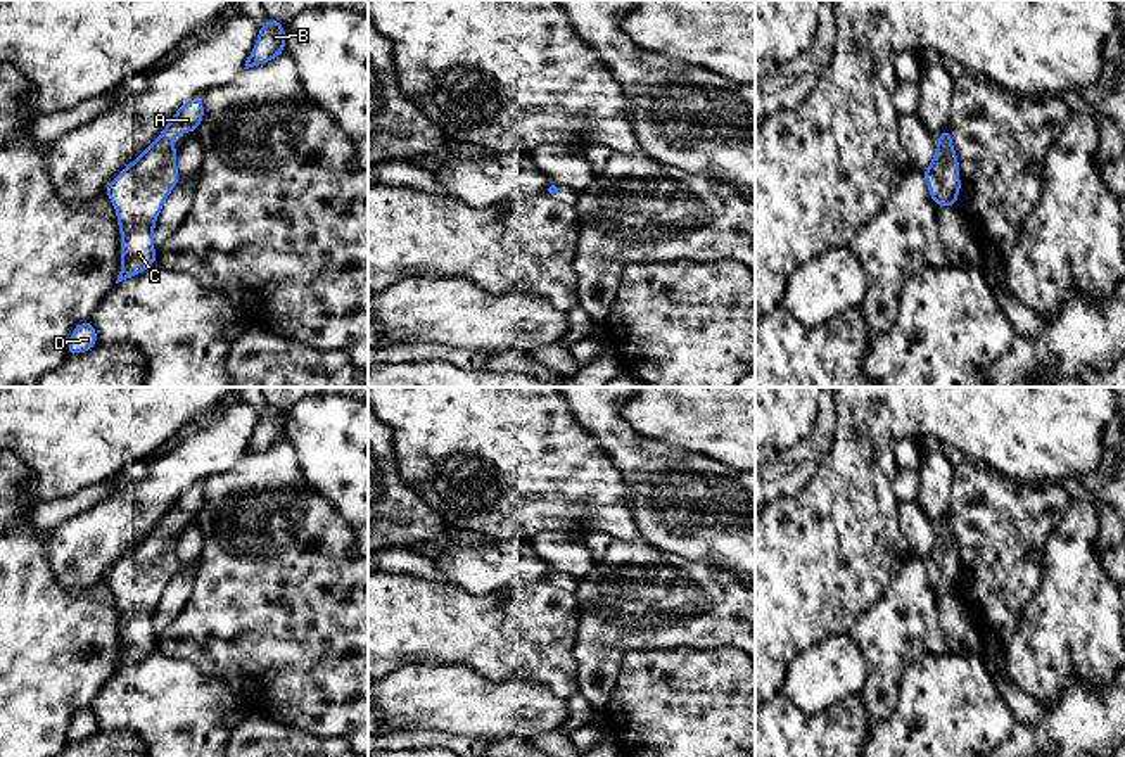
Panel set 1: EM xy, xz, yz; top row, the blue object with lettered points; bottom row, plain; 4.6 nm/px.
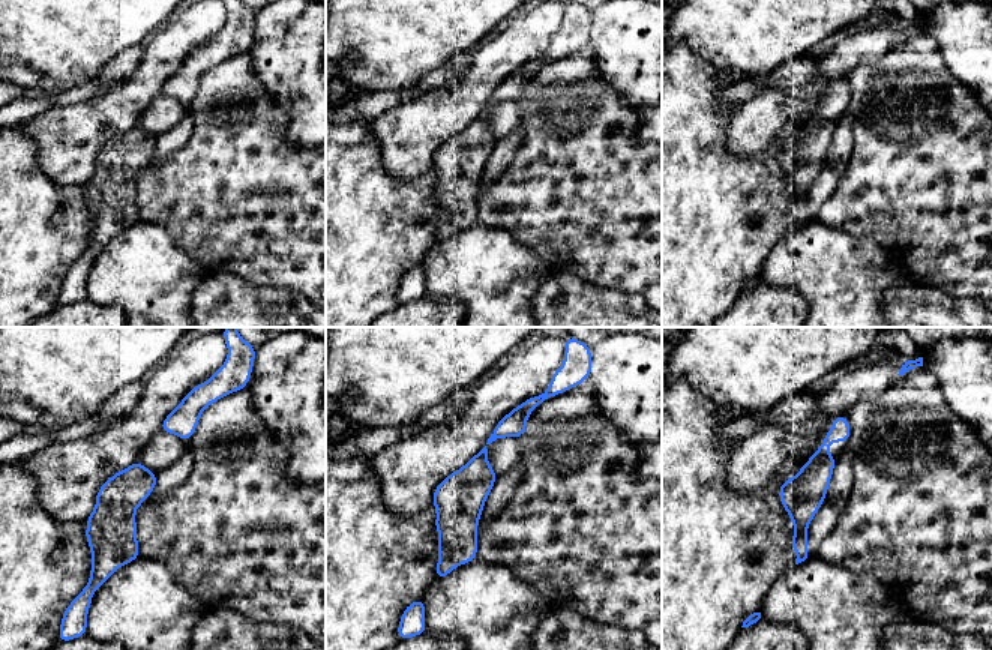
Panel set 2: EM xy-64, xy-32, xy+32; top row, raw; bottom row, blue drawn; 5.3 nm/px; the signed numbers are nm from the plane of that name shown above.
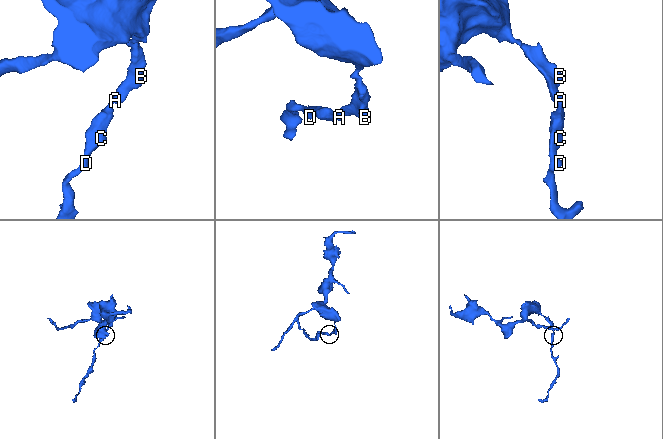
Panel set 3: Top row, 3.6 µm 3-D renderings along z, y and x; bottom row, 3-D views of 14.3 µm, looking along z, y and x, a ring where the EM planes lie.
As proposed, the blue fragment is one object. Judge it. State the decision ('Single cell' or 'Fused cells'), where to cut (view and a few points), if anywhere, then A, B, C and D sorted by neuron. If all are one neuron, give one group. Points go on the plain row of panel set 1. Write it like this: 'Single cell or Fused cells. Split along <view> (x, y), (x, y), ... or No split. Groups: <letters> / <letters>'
Single cell. No split. Groups: A B C D

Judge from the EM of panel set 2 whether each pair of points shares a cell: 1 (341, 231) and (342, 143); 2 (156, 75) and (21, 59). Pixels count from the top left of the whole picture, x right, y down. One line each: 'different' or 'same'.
1: same
2: different

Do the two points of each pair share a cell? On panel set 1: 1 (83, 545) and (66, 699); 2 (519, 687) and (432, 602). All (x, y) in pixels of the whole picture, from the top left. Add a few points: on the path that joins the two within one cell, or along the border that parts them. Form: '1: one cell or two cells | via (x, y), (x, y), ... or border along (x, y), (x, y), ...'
1: two cells | border along (49, 566), (71, 593), (104, 576)
2: two cells | border along (470, 667), (496, 681), (527, 676), (548, 690)

